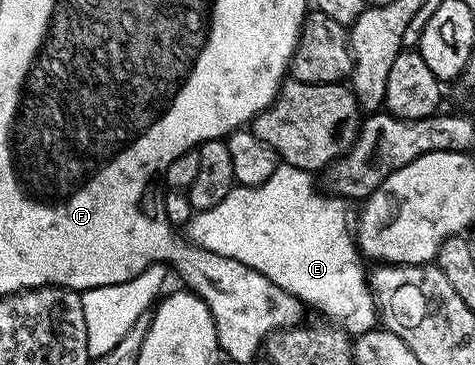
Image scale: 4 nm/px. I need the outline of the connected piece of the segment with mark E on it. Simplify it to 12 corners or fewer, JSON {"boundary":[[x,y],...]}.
{"boundary":[[280,163],[190,243],[302,300],[359,288],[339,199]]}

